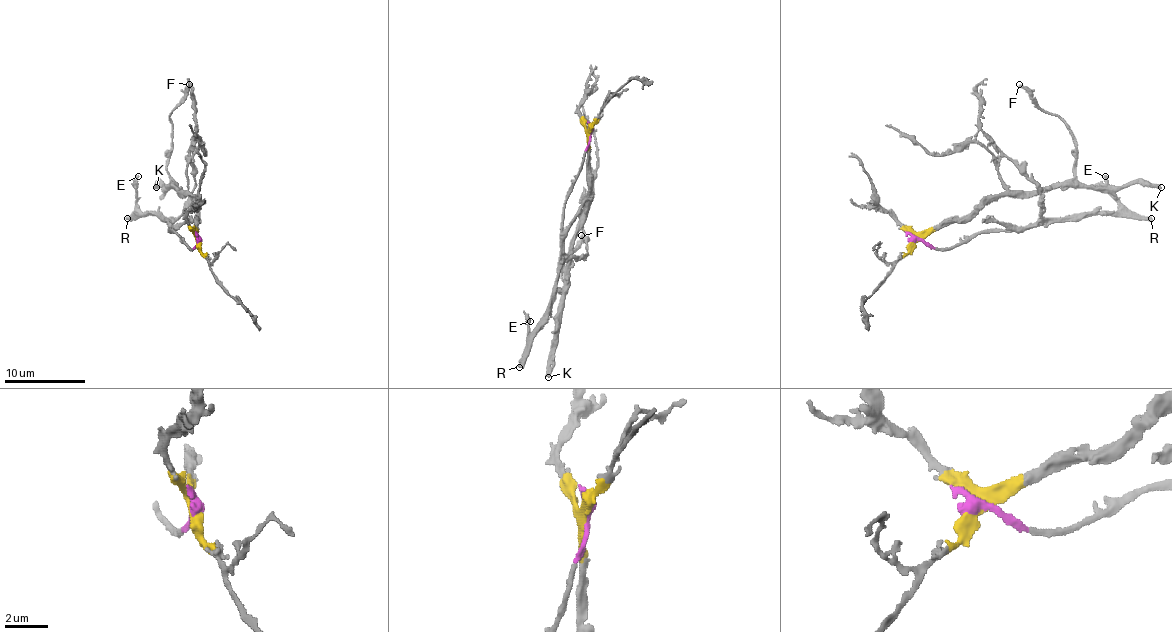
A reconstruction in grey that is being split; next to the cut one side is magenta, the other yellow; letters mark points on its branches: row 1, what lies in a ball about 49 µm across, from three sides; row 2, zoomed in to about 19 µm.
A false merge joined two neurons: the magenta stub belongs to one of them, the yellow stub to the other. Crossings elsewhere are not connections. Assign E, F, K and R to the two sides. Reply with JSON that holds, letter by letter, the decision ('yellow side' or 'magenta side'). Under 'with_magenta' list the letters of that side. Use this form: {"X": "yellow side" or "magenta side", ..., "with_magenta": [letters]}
{"E": "magenta side", "F": "yellow side", "K": "yellow side", "R": "magenta side", "with_magenta": ["E", "R"]}

